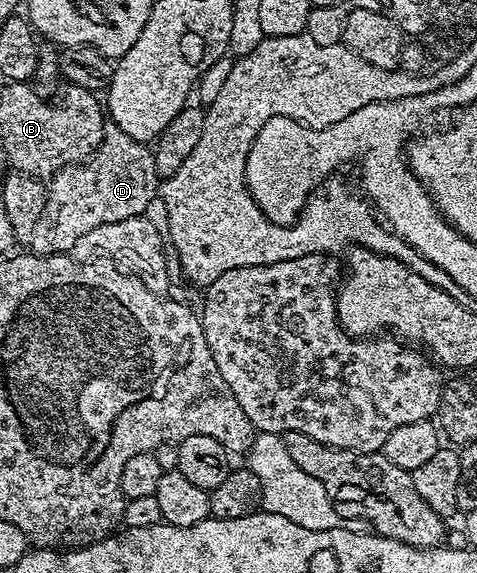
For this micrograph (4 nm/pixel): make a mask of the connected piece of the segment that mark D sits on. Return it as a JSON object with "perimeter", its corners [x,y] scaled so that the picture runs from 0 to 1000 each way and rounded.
{"perimeter":[[[237,220],[224,222],[210,255],[187,279],[174,279],[170,286],[145,286],[140,293],[128,293],[103,309],[92,373],[84,373],[75,386],[75,401],[67,401],[61,438],[75,447],[128,447],[153,442],[159,415],[184,408],[184,401],[201,401],[201,394],[300,375],[310,353],[325,349],[333,335],[335,309],[327,297],[321,264],[300,246],[268,241],[268,234]]]}

